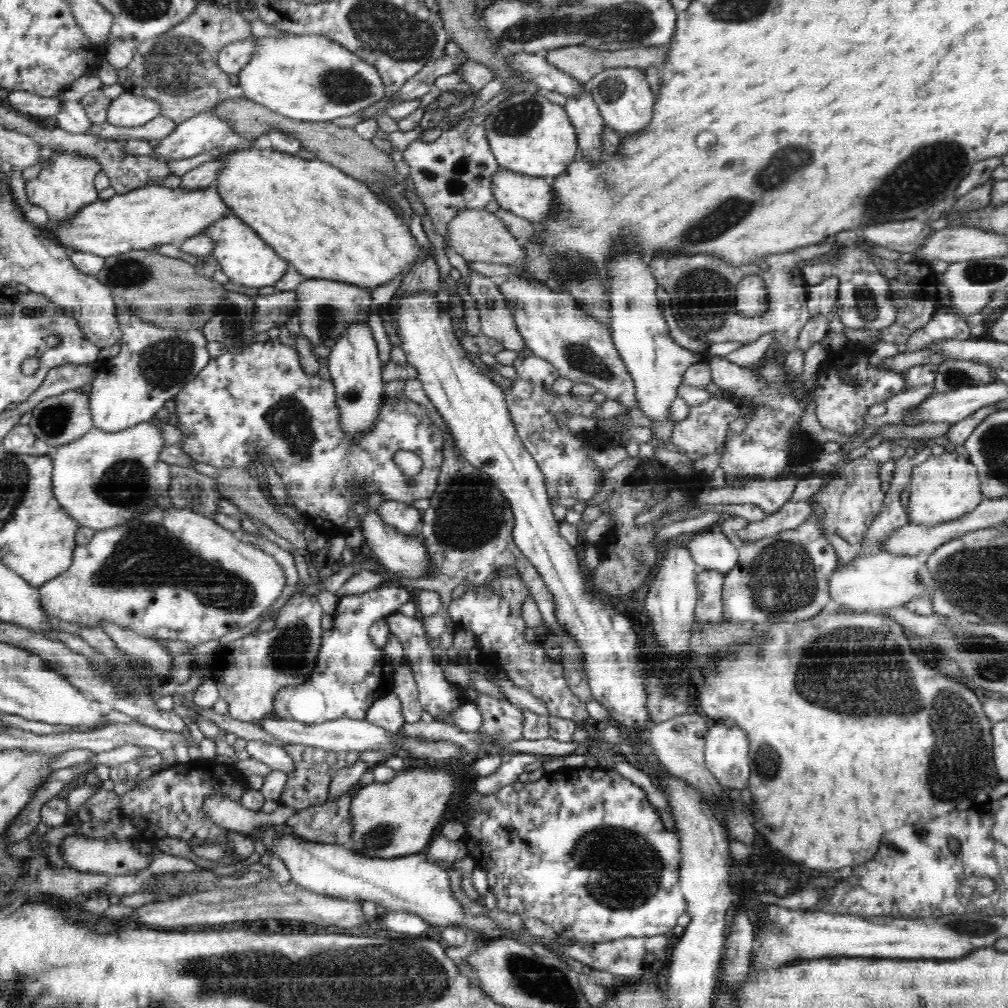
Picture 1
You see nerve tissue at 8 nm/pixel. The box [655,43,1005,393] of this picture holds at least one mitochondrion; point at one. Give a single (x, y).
(941, 164)

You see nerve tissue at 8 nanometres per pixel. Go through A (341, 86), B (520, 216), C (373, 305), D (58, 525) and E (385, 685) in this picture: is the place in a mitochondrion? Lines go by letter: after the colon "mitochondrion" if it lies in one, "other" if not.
A: mitochondrion
B: other
C: other
D: other
E: other

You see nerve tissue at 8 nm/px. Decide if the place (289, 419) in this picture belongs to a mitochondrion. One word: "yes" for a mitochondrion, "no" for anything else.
yes

